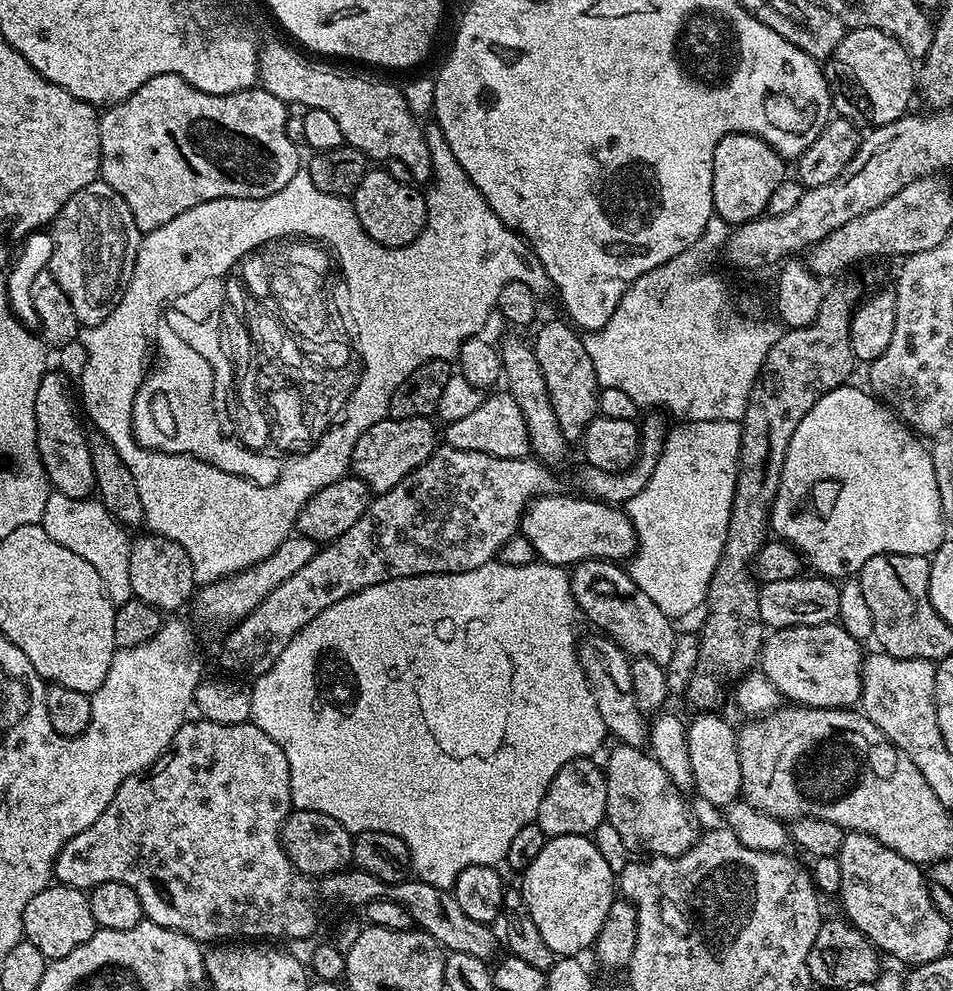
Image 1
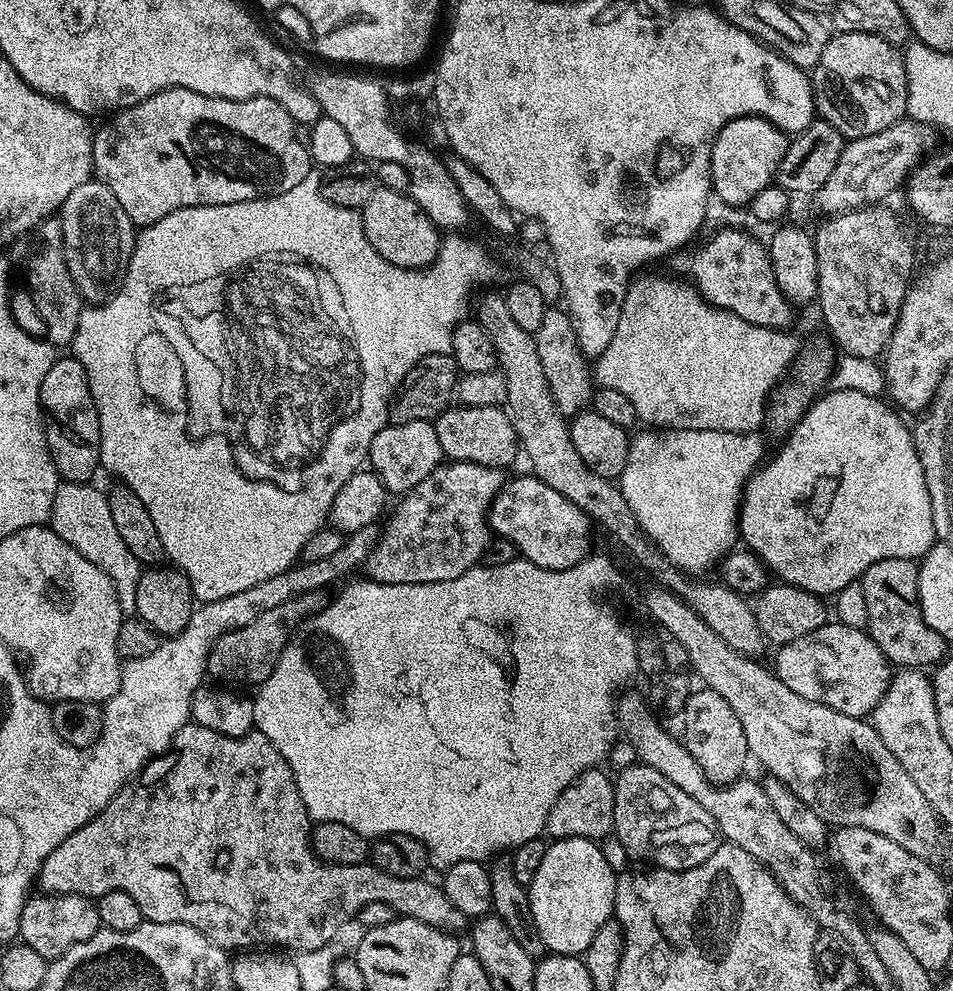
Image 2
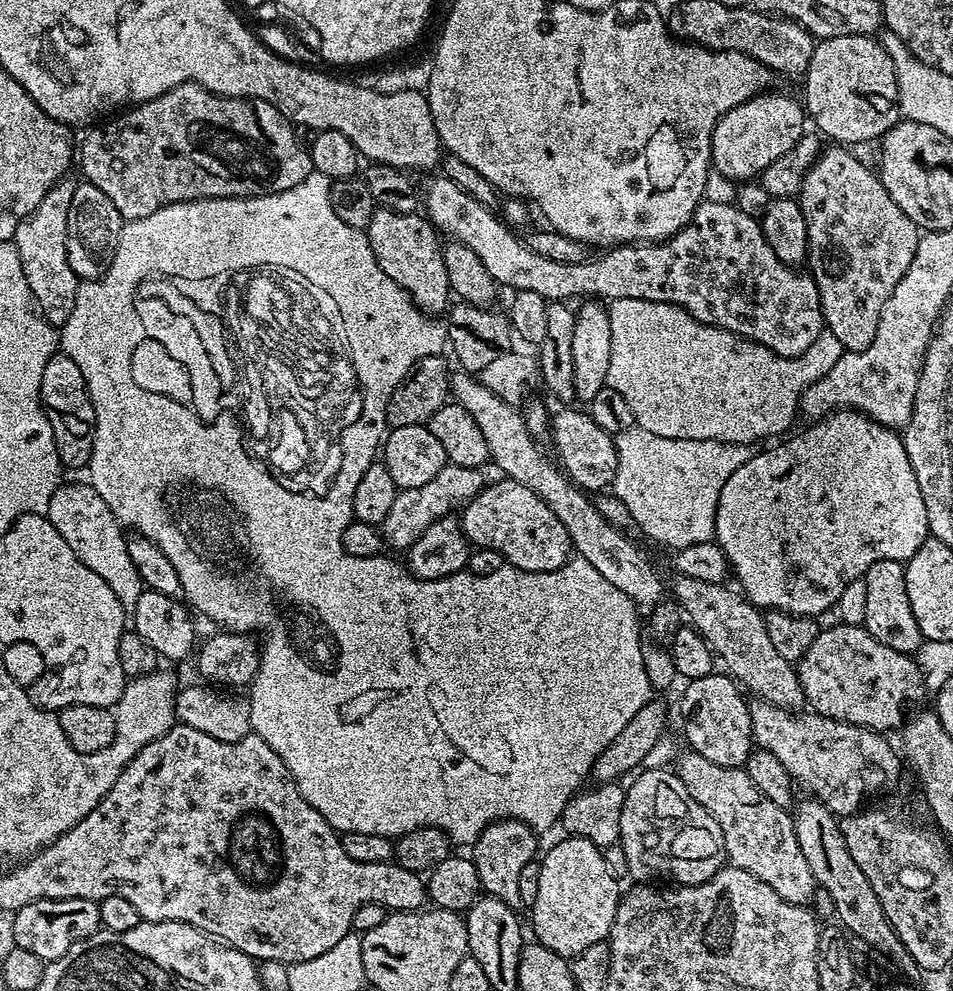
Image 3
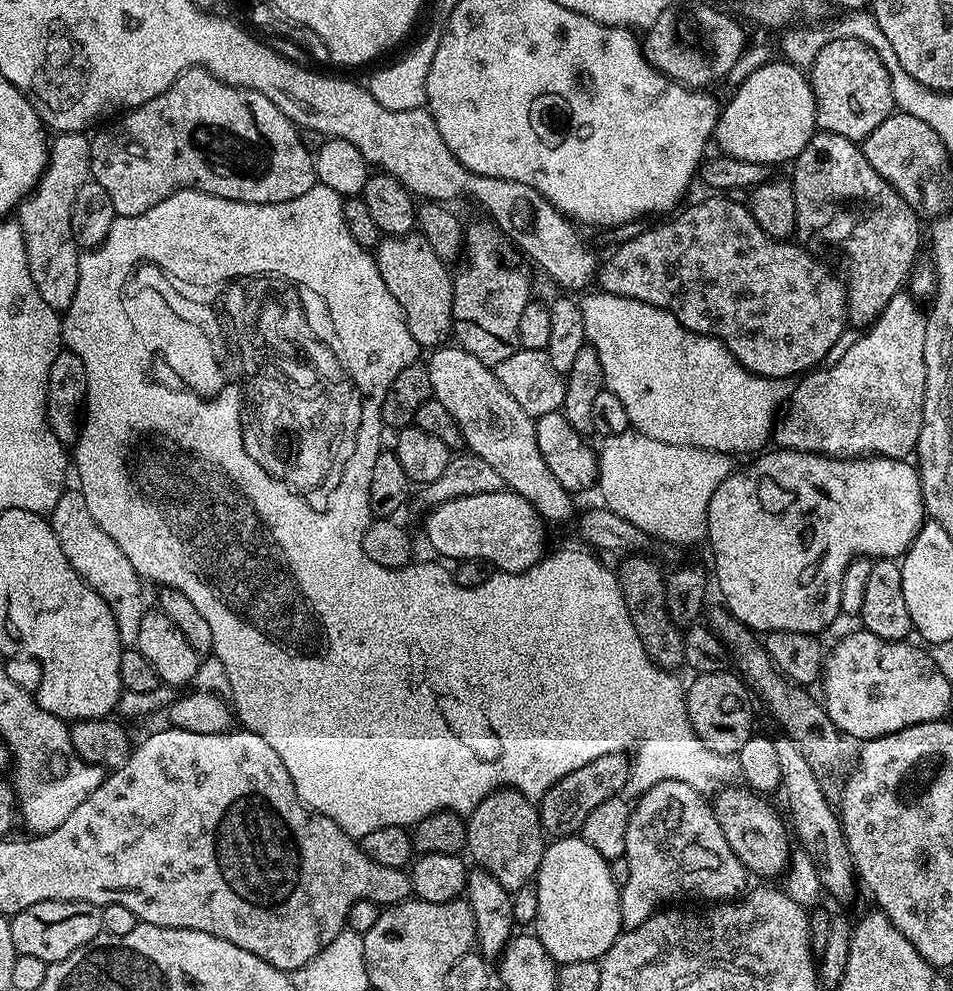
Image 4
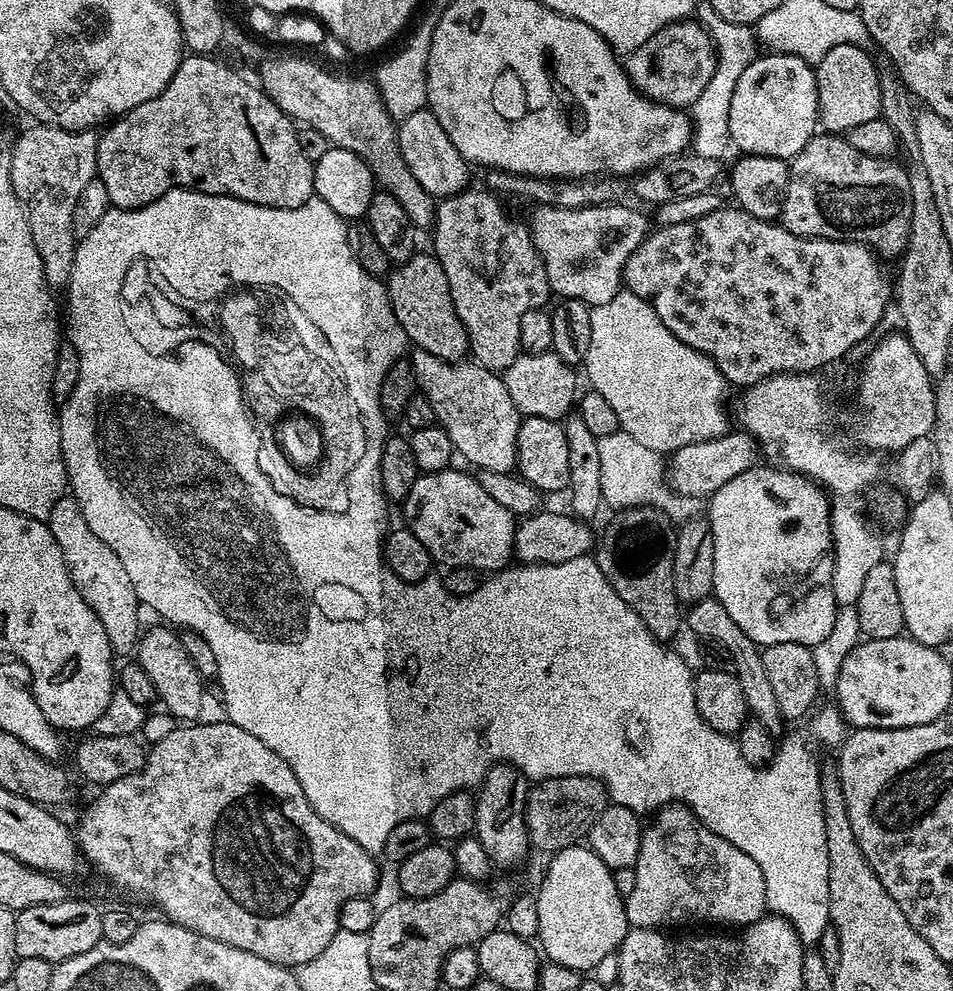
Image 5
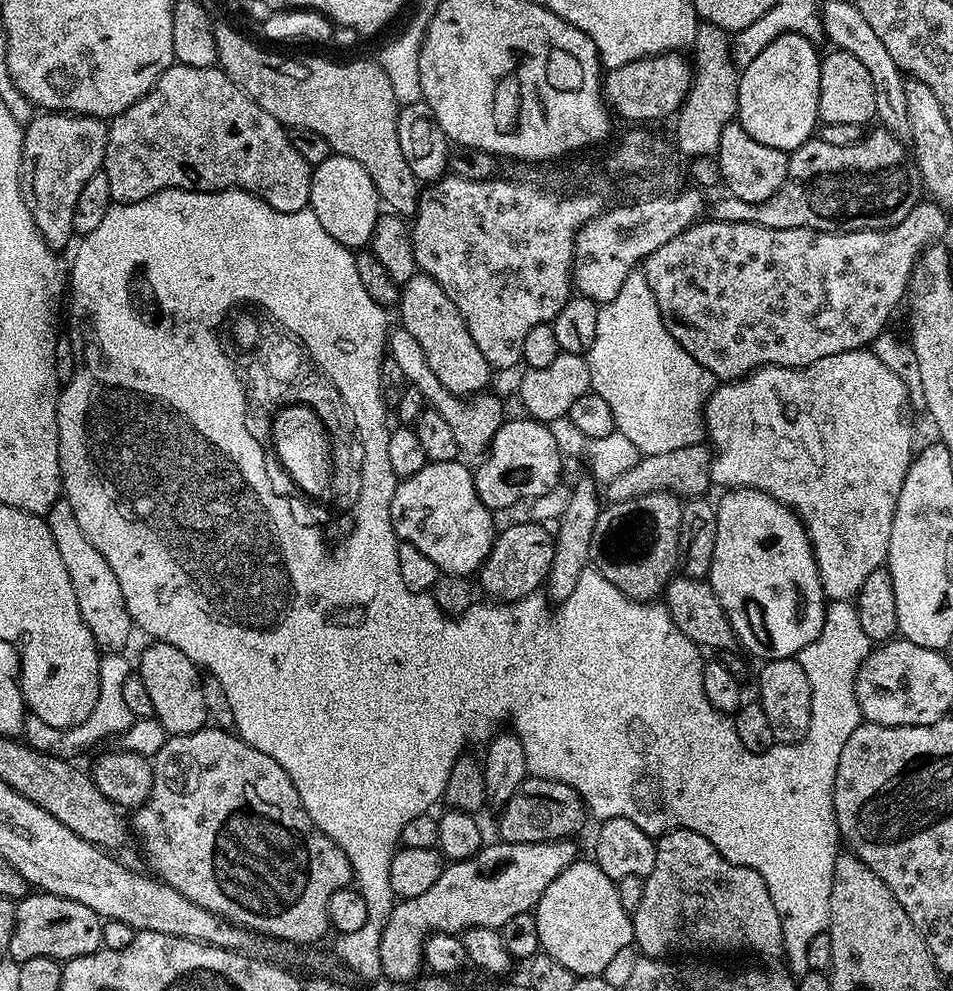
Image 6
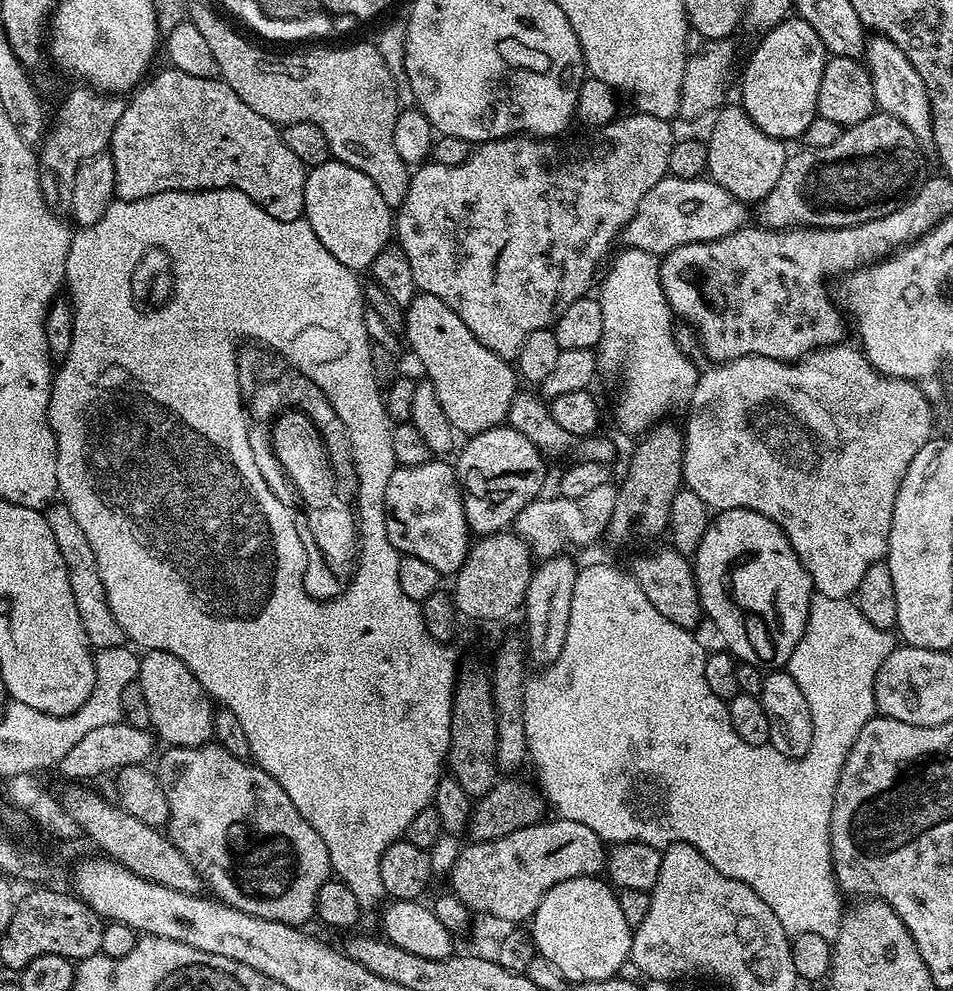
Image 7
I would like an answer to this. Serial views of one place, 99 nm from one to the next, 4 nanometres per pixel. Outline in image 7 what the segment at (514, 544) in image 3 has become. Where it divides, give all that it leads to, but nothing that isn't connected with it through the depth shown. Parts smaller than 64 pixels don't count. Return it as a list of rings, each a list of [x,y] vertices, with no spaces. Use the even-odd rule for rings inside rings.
[[[433,458],[422,466],[396,467],[386,482],[386,534],[404,556],[420,558],[448,578],[462,566],[470,547],[470,529],[456,469],[447,459]]]

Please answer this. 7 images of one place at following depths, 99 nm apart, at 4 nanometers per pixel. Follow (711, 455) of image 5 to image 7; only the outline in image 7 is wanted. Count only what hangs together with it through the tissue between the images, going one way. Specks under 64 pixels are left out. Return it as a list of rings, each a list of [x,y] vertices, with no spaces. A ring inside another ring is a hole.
[[[606,482],[579,498],[537,498],[519,512],[513,520],[512,528],[528,544],[529,551],[537,559],[559,556],[568,547],[580,548],[605,535],[617,496],[617,485]]]

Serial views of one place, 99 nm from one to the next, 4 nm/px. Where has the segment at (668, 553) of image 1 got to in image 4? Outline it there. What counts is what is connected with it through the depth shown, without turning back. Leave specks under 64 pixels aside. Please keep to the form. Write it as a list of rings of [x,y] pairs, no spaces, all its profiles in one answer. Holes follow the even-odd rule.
[[[629,430],[603,437],[598,458],[604,462],[603,488],[636,488],[636,516],[664,516],[664,542],[677,546],[703,541],[708,535],[708,507],[714,490],[734,470],[729,453],[658,442]]]

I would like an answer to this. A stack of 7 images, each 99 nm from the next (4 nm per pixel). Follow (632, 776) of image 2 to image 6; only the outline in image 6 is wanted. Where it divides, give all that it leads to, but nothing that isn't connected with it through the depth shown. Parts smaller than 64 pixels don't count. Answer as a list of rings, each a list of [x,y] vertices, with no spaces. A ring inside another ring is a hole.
[[[675,828],[673,832],[666,832],[656,840],[654,870],[650,870],[650,874],[644,877],[642,902],[638,902],[638,910],[634,910],[630,915],[632,918],[632,938],[635,947],[640,947],[644,951],[641,953],[648,958],[668,958],[673,955],[671,952],[757,952],[760,956],[777,955],[779,957],[784,947],[782,922],[778,918],[778,910],[774,910],[774,902],[770,898],[770,890],[766,886],[762,874],[722,858],[722,854],[718,854],[716,847],[702,834],[698,834],[694,830],[686,830],[685,828]]]

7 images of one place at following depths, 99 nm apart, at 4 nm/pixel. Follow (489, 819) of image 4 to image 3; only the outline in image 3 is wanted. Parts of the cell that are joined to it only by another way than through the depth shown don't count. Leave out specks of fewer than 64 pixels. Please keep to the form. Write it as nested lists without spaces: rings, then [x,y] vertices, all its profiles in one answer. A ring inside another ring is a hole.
[[[495,820],[486,826],[486,830],[482,830],[482,834],[470,845],[470,858],[478,870],[481,889],[487,895],[506,902],[506,906],[523,909],[522,894],[518,894],[518,877],[526,862],[537,859],[536,840],[537,833],[521,820]]]

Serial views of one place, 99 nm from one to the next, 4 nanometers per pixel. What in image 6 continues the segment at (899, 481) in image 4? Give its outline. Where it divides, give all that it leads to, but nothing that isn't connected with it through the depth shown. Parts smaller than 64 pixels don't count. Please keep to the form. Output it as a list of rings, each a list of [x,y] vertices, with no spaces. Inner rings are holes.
[[[734,488],[723,495],[716,510],[718,538],[714,542],[714,558],[706,577],[708,584],[718,602],[722,602],[726,618],[730,618],[739,647],[744,647],[749,657],[757,656],[760,662],[795,657],[818,638],[826,607],[822,578],[808,529],[791,508],[757,488]]]

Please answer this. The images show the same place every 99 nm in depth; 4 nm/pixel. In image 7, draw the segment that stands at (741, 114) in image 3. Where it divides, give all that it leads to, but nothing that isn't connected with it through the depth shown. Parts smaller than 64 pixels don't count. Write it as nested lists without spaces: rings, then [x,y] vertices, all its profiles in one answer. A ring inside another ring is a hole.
[[[789,18],[763,33],[760,45],[752,52],[744,68],[744,100],[746,114],[766,134],[785,142],[803,137],[806,126],[817,116],[818,86],[822,86],[822,70],[826,45],[805,20]]]

